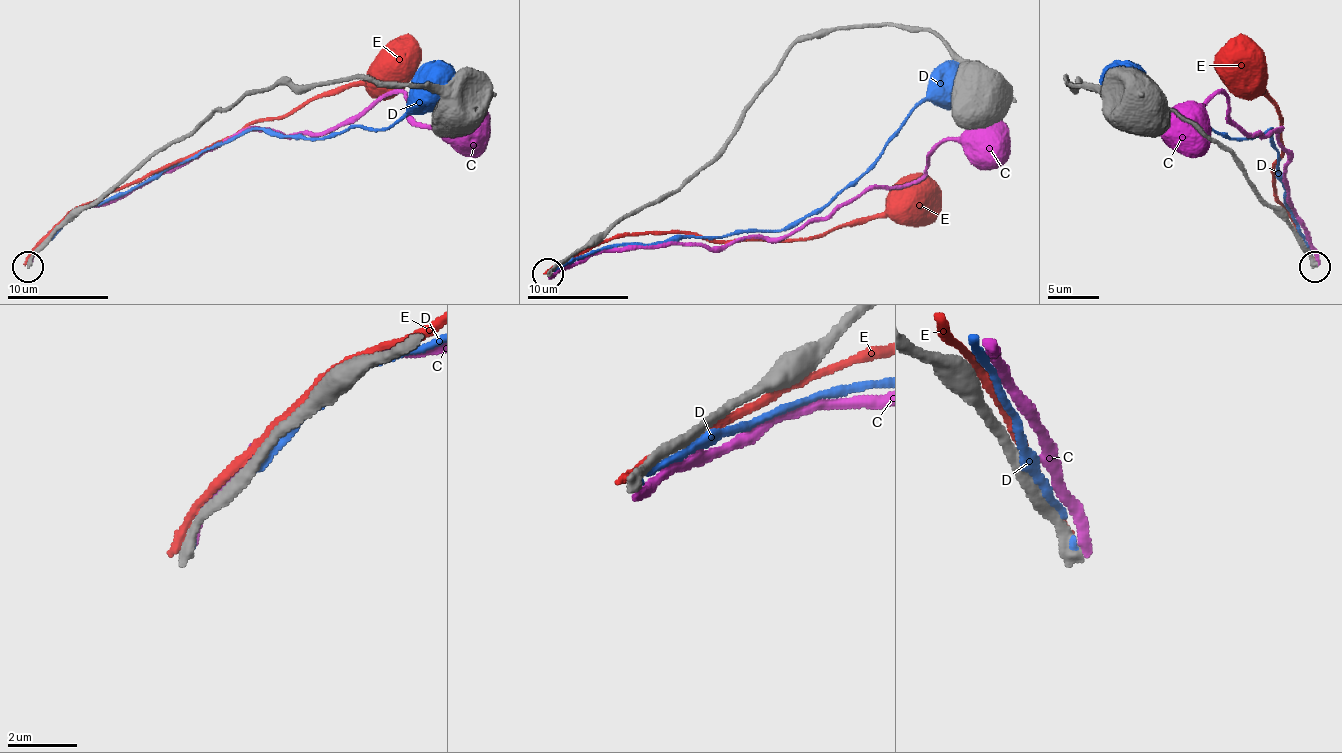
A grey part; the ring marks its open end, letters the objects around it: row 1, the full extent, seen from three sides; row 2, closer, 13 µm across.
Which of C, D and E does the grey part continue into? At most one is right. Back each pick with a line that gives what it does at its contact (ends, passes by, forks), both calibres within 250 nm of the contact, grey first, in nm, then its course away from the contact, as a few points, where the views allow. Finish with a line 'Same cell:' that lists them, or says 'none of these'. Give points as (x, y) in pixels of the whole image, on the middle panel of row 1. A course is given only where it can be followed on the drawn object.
Same cell: none of these

